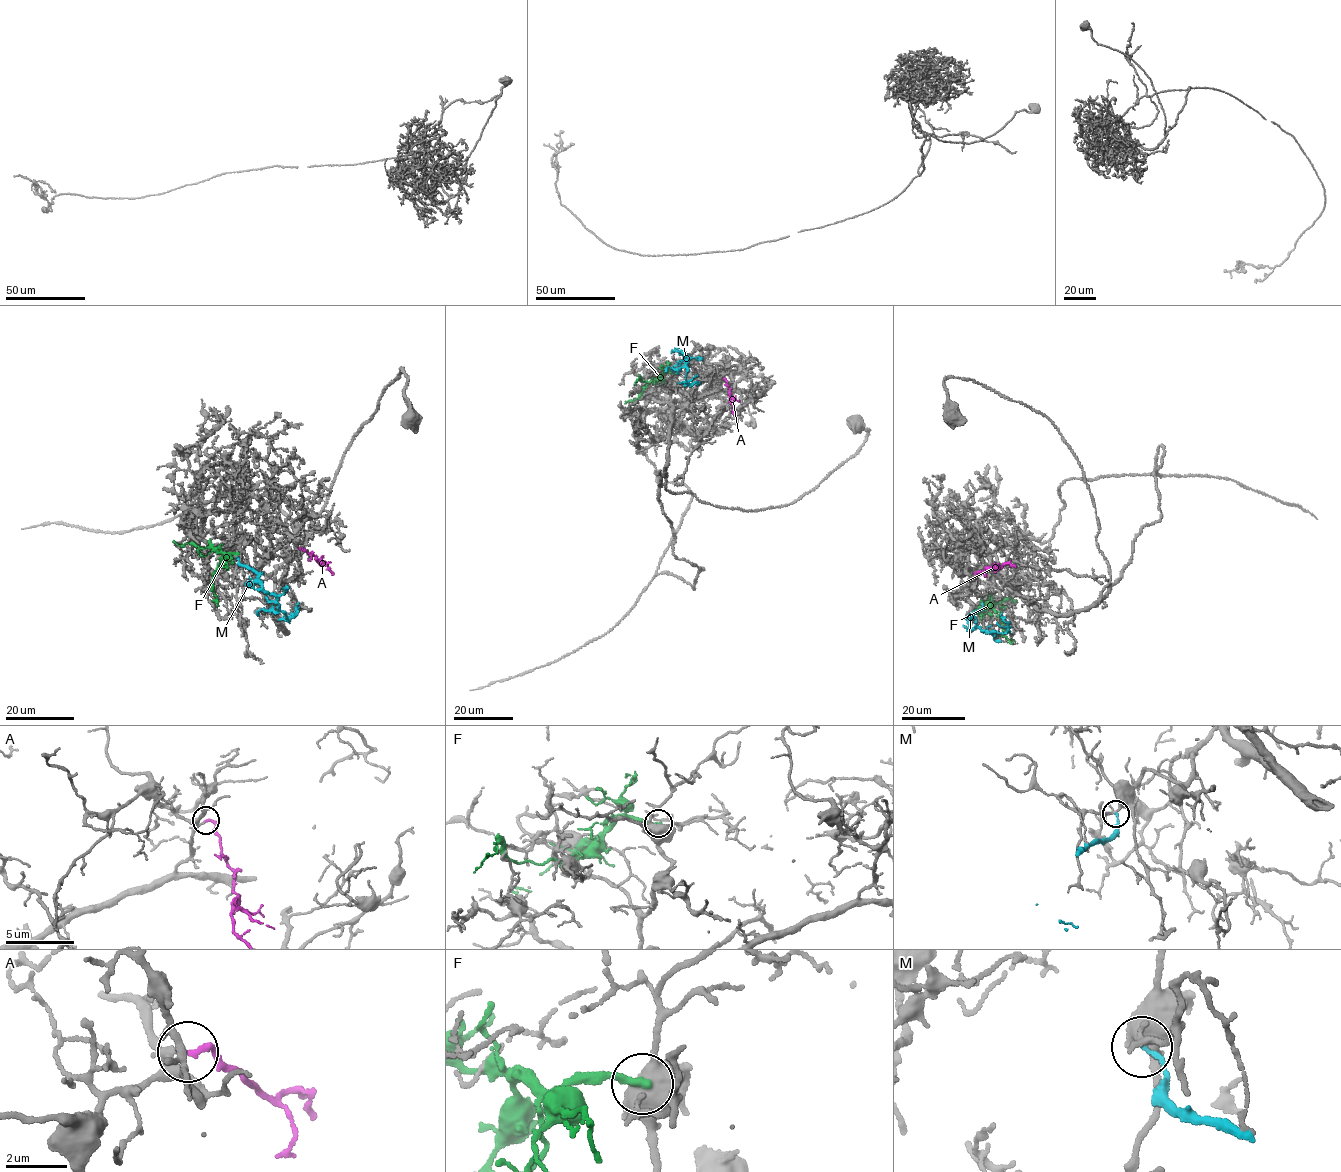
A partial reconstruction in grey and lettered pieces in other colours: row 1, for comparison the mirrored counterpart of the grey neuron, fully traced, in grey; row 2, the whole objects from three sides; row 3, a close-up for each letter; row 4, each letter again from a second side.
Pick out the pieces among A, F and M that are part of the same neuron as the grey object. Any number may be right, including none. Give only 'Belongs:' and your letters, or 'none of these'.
Belongs: A

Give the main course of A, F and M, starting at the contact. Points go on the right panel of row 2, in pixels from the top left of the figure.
A: (975, 574), (986, 567), (999, 569), (1005, 563), (1016, 567)
F: (981, 601), (983, 606), (1009, 598), (1016, 601)
M: (982, 605), (981, 609), (971, 615), (972, 628), (976, 626), (989, 632), (1005, 633), (1008, 628), (1002, 613)

